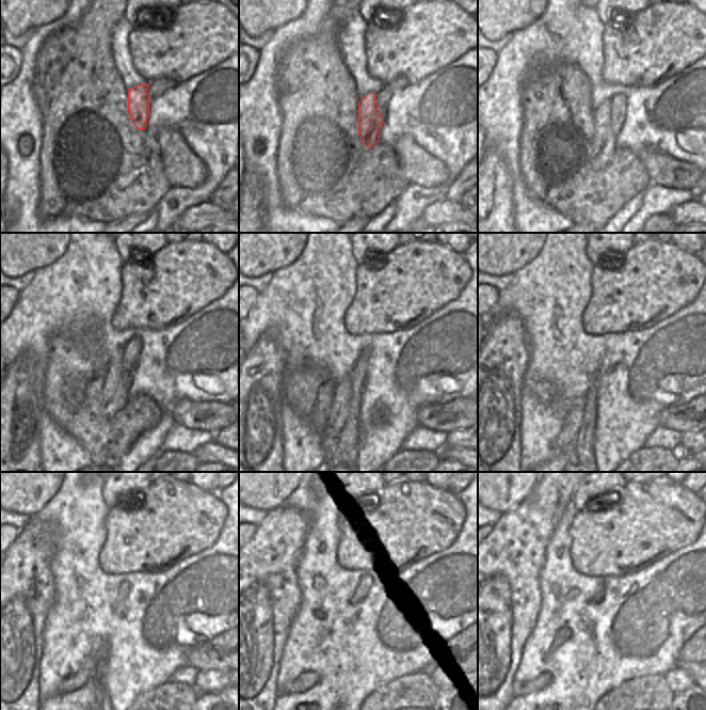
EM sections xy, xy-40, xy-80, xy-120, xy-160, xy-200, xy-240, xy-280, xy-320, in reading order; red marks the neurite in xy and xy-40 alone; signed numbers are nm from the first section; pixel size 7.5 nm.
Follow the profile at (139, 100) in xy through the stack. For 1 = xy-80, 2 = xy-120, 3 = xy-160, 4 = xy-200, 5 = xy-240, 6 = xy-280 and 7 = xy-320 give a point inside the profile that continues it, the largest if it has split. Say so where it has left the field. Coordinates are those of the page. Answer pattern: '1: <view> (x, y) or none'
1: xy-80 (604, 144)
2: xy-120 (116, 389)
3: xy-160 (340, 406)
4: xy-200 (573, 421)
5: xy-240 (75, 681)
6: xy-280 (307, 680)
7: xy-320 (542, 681)

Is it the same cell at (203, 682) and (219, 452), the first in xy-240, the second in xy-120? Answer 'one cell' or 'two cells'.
two cells

